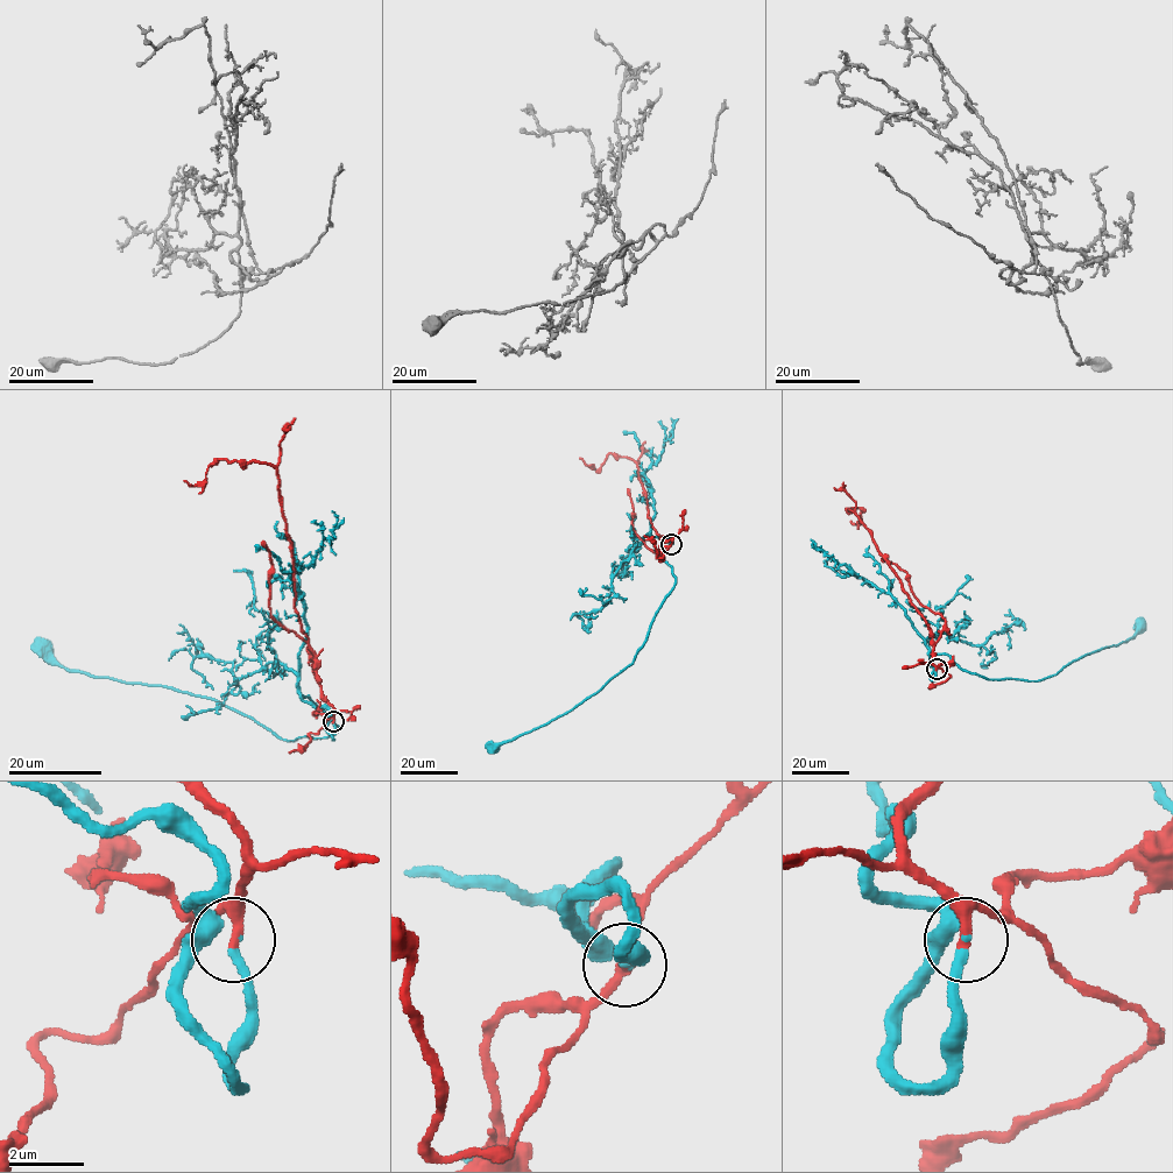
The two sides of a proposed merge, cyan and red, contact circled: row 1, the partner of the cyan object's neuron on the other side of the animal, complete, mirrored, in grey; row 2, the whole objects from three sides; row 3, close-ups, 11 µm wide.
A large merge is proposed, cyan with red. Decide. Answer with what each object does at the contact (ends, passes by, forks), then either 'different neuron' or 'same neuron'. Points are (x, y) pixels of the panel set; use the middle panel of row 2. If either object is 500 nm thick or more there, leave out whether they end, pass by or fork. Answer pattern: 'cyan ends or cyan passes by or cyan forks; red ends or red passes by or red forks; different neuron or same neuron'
cyan passes by; red passes by; same neuron

